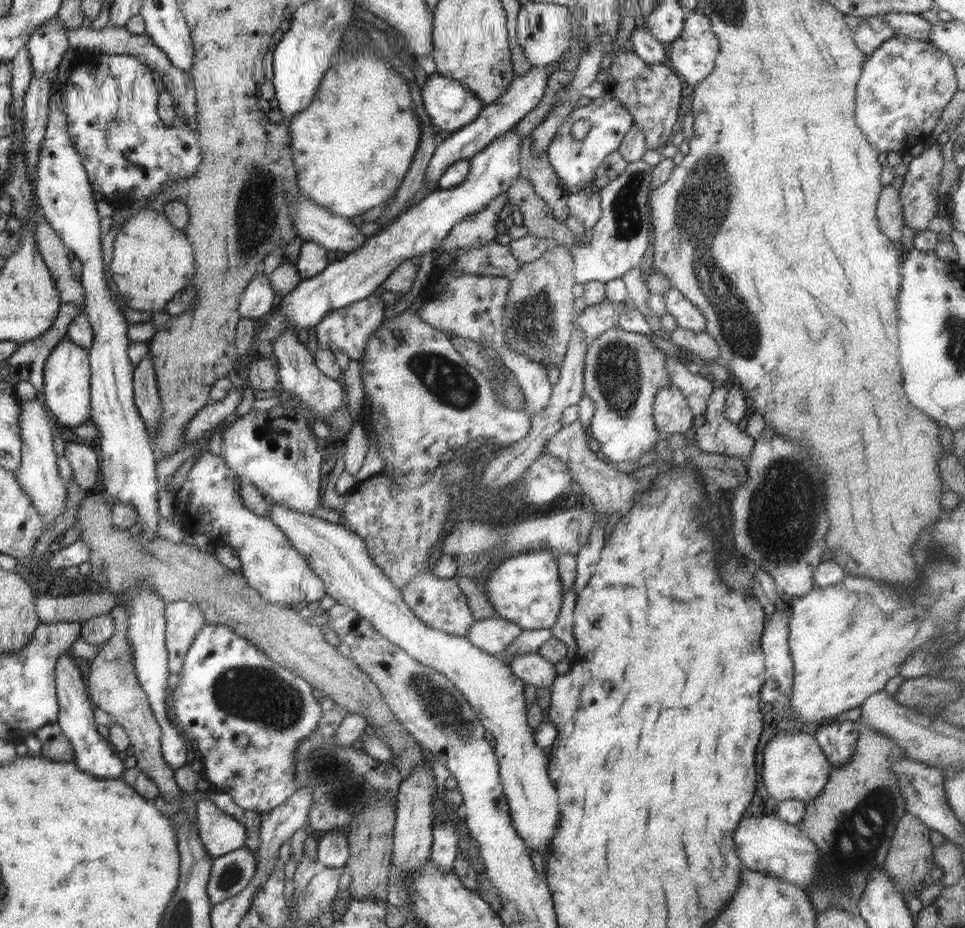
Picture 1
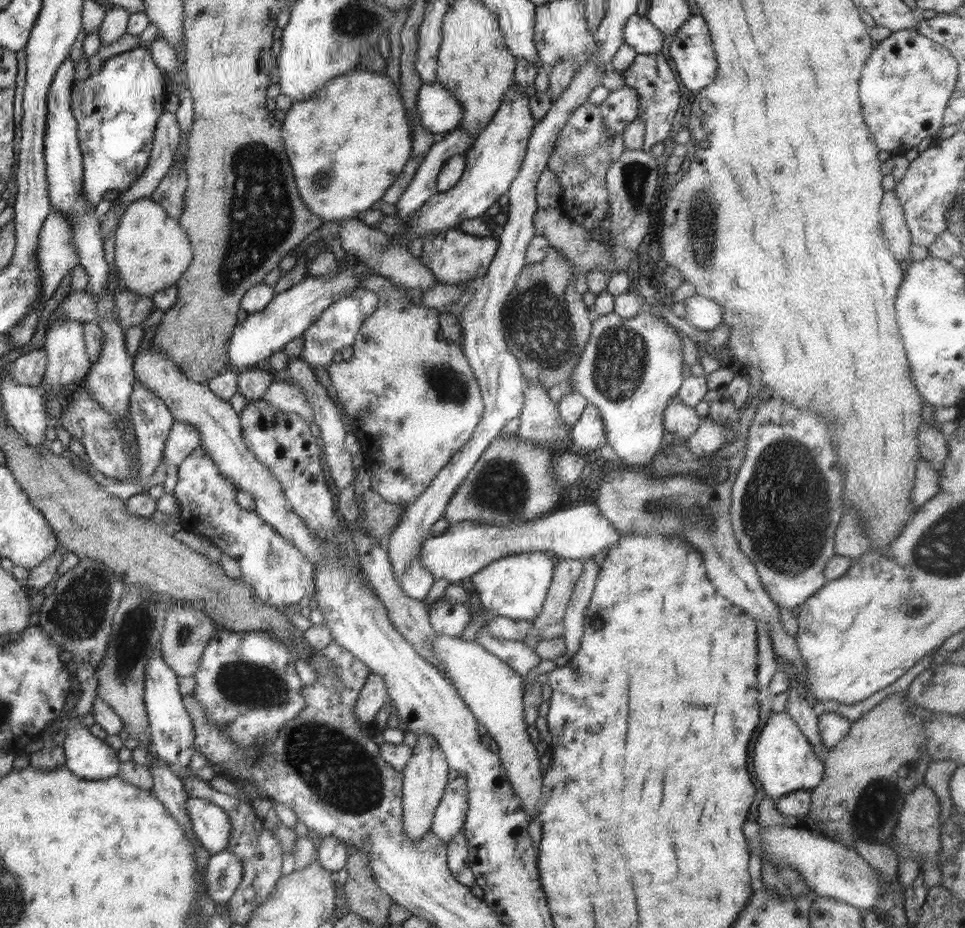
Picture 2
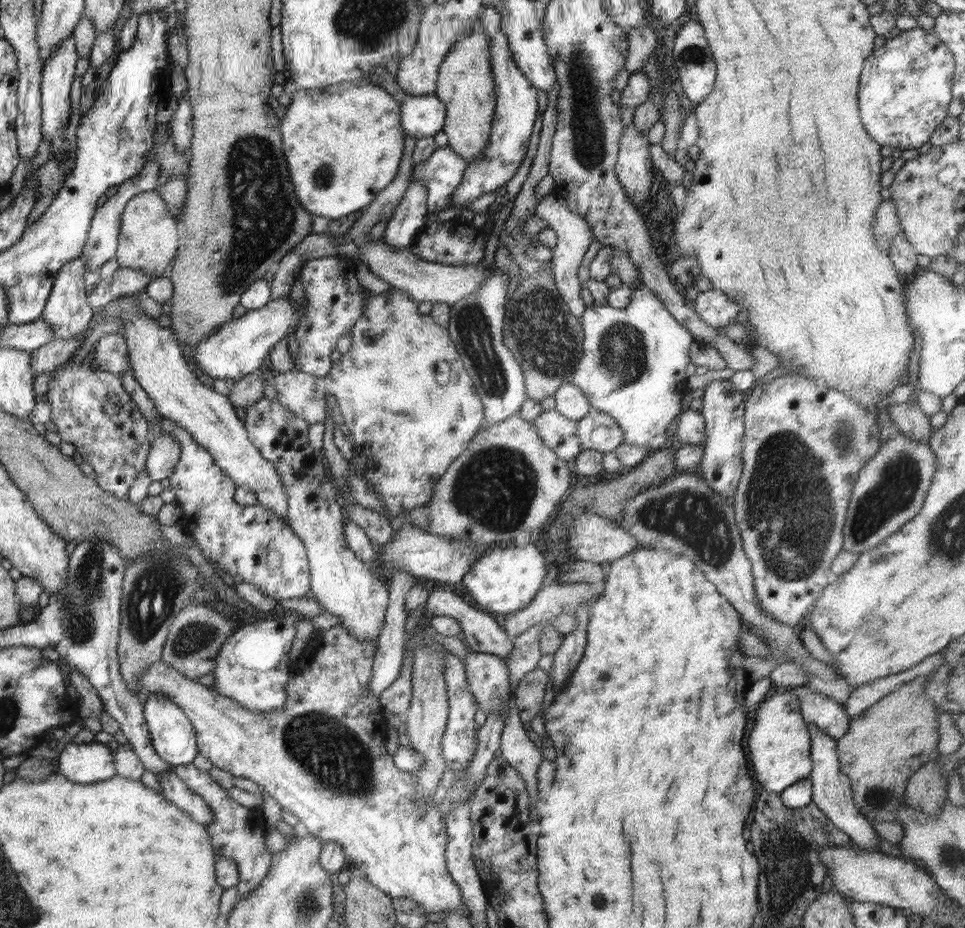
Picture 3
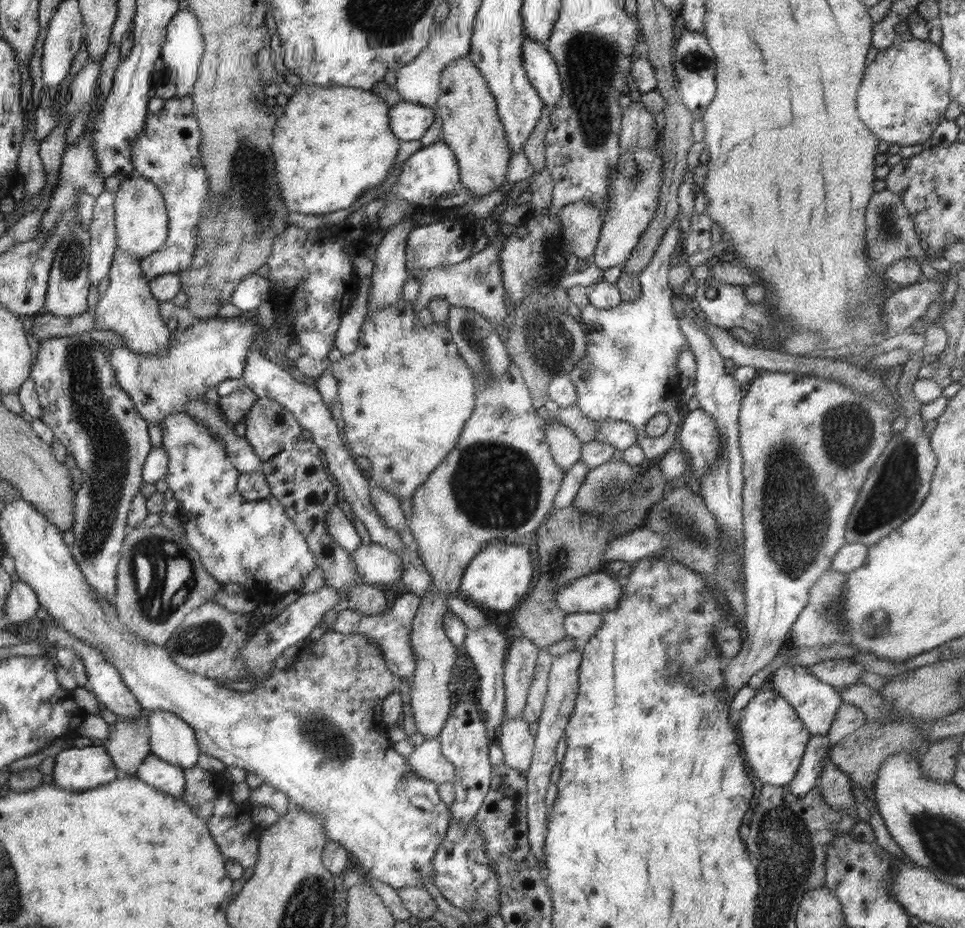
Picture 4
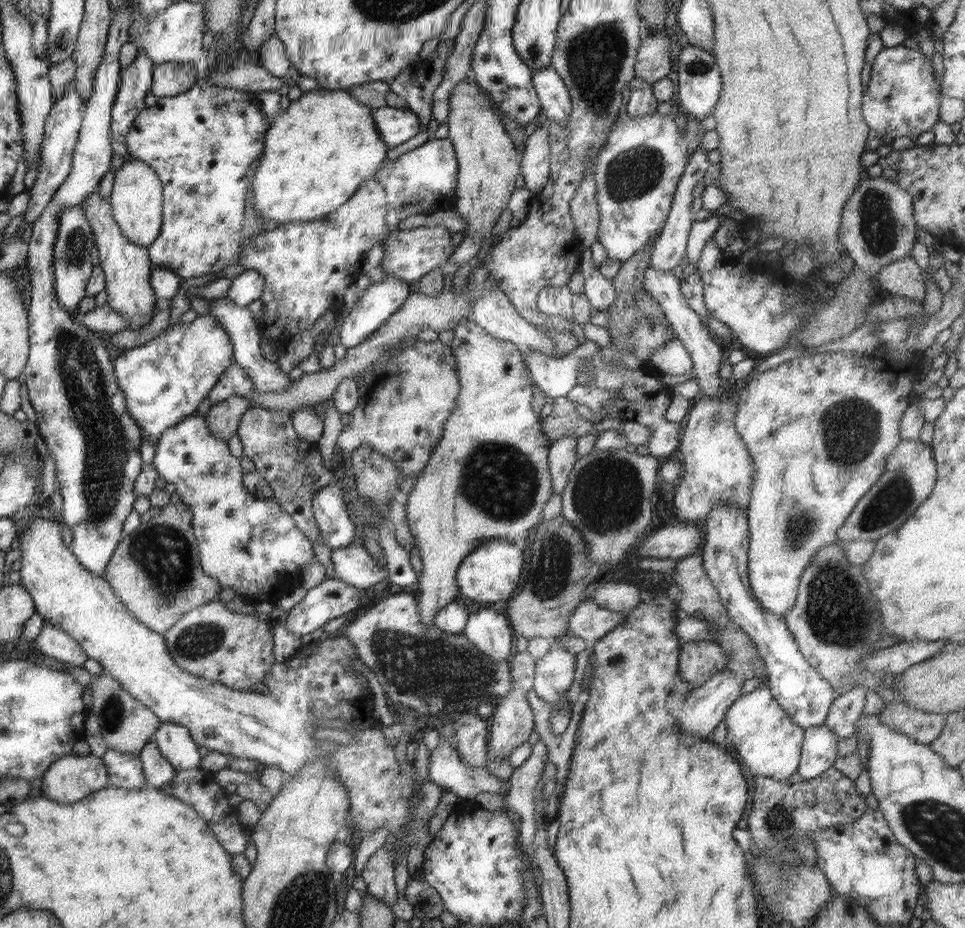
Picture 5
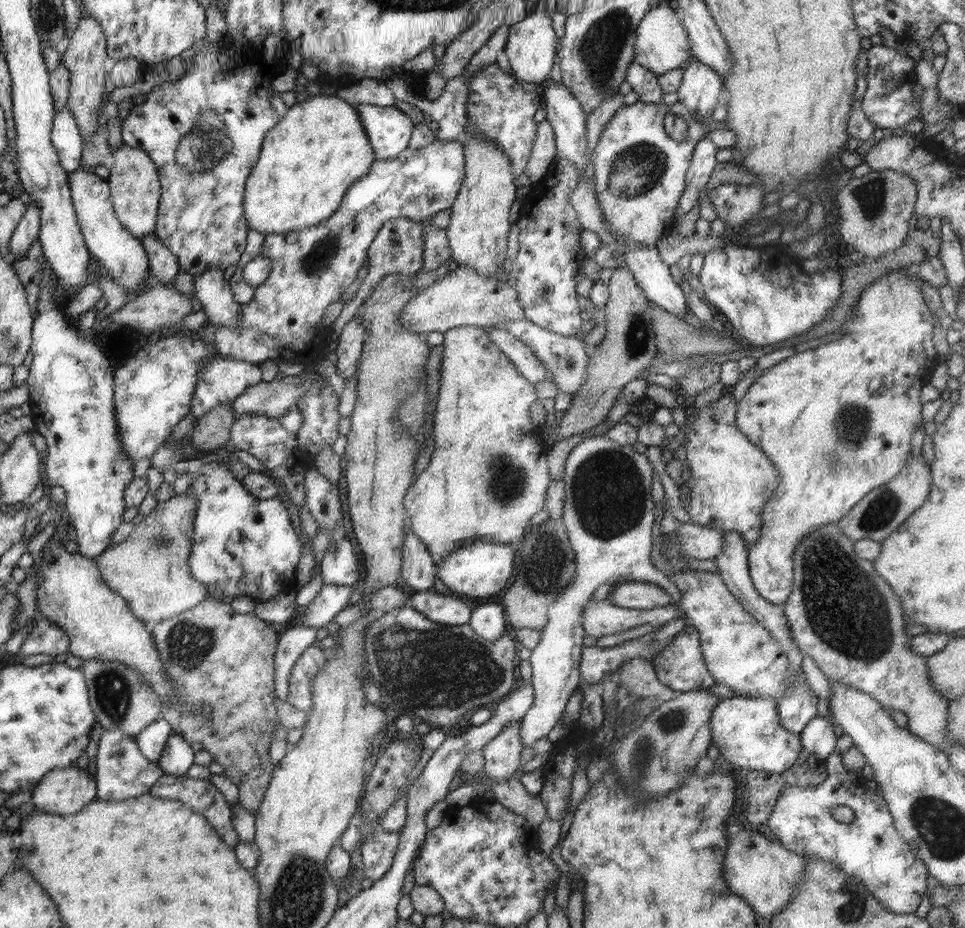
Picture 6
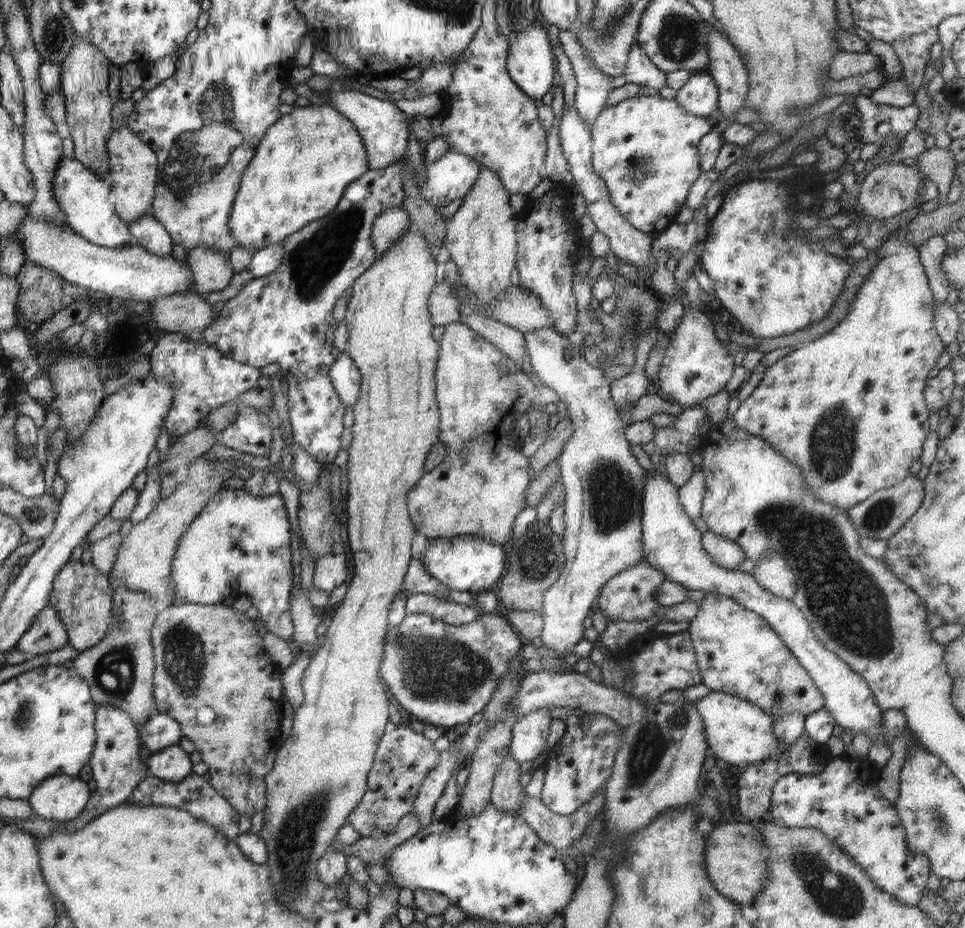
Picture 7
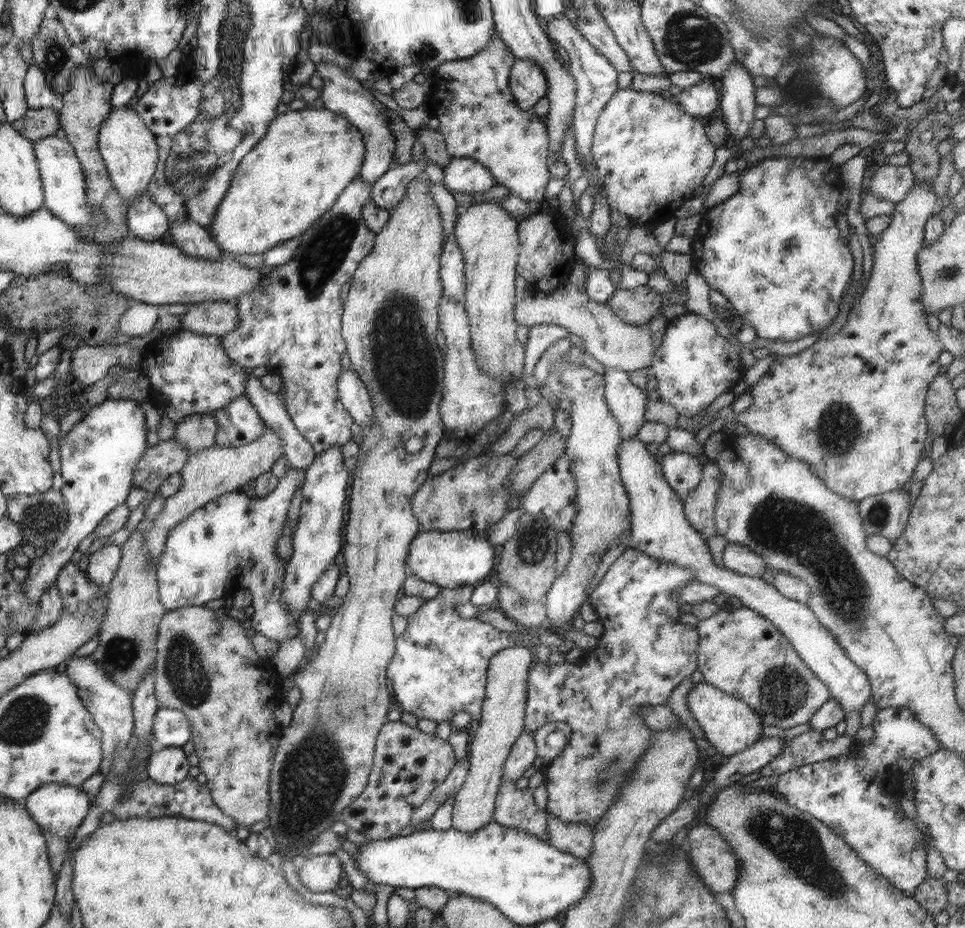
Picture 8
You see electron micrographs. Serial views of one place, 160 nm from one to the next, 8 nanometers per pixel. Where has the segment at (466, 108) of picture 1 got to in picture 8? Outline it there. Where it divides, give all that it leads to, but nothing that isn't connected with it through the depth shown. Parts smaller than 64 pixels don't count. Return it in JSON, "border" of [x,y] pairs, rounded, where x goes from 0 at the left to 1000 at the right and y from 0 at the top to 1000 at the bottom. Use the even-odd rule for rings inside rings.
{"border":[[[340,67],[326,69],[326,77],[336,87],[332,105],[338,117],[359,126],[375,144],[378,153],[378,167],[372,189],[377,196],[389,198],[397,188],[405,182],[409,167],[410,150],[403,137],[402,116],[394,111],[385,100],[375,93],[374,87],[363,82],[356,74]]]}

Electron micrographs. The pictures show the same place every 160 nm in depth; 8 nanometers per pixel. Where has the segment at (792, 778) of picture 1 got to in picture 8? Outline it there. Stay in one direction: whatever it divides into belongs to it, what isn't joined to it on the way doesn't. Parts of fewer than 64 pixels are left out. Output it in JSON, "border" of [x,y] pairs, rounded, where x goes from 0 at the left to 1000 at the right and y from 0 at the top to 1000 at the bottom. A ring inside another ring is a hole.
{"border":[[[725,735],[713,746],[711,756],[719,776],[725,780],[730,793],[752,817],[775,806],[781,798],[789,796],[792,780],[788,770],[772,756],[761,752],[754,747],[740,741],[737,737]]]}

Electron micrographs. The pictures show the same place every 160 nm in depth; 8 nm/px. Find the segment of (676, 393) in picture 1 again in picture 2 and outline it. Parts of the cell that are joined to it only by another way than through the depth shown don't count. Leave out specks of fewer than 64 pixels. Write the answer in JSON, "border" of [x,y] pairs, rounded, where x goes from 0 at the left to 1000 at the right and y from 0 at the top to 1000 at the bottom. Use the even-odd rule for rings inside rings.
{"border":[[[703,427],[698,428],[688,443],[688,461],[690,466],[698,467],[708,475],[717,471],[723,464],[727,450],[717,441],[707,434]]]}

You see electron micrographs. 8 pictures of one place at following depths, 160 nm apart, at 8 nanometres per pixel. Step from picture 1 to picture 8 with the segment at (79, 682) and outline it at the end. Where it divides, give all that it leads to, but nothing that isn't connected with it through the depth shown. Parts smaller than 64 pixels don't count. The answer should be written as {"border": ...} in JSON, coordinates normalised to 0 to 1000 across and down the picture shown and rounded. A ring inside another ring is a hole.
{"border":[[[48,845],[23,862],[46,897],[68,904],[86,888],[94,859],[81,847]]]}

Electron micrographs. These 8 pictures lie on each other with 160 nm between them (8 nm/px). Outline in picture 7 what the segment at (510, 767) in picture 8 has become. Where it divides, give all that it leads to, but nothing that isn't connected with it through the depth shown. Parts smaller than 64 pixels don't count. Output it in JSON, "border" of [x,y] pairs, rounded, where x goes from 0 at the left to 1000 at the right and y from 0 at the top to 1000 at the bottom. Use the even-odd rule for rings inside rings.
{"border":[[[567,762],[539,772],[532,782],[526,806],[530,816],[541,822],[560,815],[565,808],[571,776]]]}

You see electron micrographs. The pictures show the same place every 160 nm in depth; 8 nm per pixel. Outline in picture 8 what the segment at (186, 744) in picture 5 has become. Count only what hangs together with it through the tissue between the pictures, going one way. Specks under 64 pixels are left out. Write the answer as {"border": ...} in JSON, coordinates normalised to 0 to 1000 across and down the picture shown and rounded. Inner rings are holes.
{"border":[[[163,805],[151,819],[151,836],[166,845],[184,845],[195,836],[189,805]]]}

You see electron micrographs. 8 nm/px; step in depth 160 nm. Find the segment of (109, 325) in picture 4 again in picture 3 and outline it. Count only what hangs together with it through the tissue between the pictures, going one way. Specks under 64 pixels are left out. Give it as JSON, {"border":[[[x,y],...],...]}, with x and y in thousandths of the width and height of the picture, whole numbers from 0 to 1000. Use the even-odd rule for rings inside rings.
{"border":[[[125,319],[116,322],[109,331],[97,336],[97,344],[84,363],[56,365],[50,371],[32,379],[32,393],[35,403],[54,401],[60,393],[72,389],[82,377],[101,347],[105,345],[123,345],[126,351],[126,361],[132,367],[135,391],[145,417],[158,431],[164,447],[170,452],[182,455],[195,468],[207,477],[222,494],[223,499],[231,506],[246,525],[259,526],[265,531],[267,545],[282,548],[297,563],[297,529],[294,526],[292,514],[285,501],[273,492],[260,475],[256,466],[255,456],[247,450],[244,438],[236,427],[226,423],[220,417],[216,418],[205,411],[203,403],[197,399],[197,392],[189,384],[185,363],[178,353],[167,351],[162,343],[152,339],[143,329],[139,319]]]}

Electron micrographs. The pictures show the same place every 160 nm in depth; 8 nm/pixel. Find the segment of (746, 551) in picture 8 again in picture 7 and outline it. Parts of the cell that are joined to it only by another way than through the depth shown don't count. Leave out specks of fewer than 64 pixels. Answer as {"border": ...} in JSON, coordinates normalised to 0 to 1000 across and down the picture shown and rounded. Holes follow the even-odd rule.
{"border":[[[734,572],[727,575],[726,583],[738,603],[748,612],[765,612],[773,603],[774,599],[771,593],[759,582]]]}

